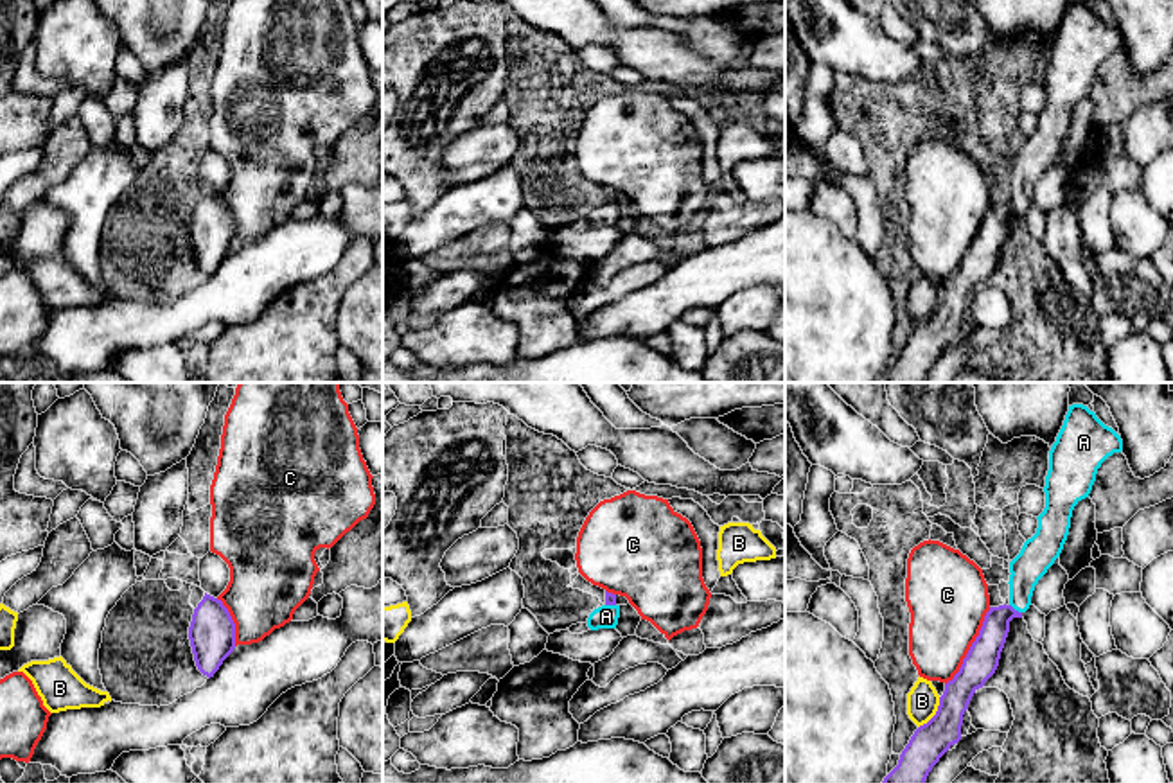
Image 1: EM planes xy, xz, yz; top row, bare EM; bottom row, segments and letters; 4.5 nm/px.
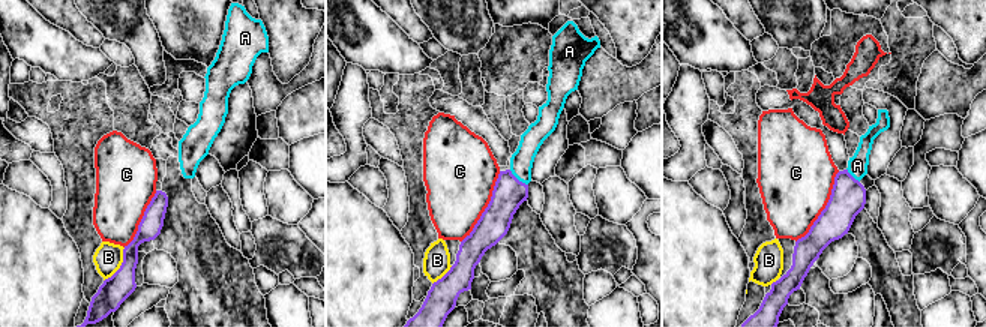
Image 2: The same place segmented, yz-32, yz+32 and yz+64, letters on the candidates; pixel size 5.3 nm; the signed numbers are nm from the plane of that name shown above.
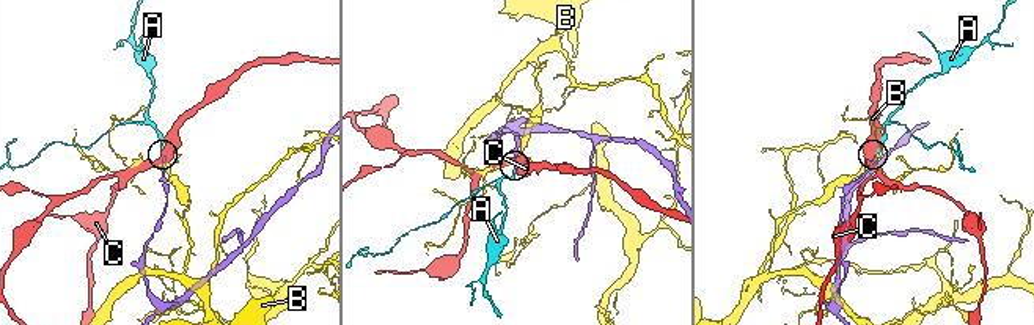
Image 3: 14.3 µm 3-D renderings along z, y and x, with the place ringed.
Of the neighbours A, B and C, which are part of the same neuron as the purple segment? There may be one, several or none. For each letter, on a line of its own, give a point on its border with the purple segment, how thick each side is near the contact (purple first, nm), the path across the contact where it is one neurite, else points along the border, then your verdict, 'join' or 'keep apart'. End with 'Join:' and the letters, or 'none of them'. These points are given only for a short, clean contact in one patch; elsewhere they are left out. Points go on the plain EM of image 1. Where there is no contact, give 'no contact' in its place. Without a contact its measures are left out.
A: contact yz (1014, 207); calibres 140 and 150 nm; way yz (985, 250), (994, 227), (1014, 207), (1026, 166), (1033, 158); join
B: contact yz (936, 311); calibres 160 and 140 nm; border yz (940, 295), (938, 307), (918, 325); keep apart
C: contact yz (970, 245); calibres 150 and 360 nm; keep apart
Join: A

